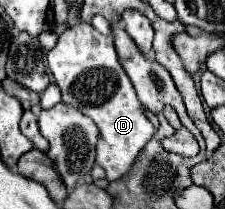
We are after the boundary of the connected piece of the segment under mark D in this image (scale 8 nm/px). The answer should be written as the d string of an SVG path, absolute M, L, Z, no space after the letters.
M86 22L68 28L48 52L48 66L62 90L62 102L90 116L100 128L96 162L106 170L108 180L122 178L134 164L138 152L152 138L154 126L144 114L130 78L118 62L114 38L104 36Z

